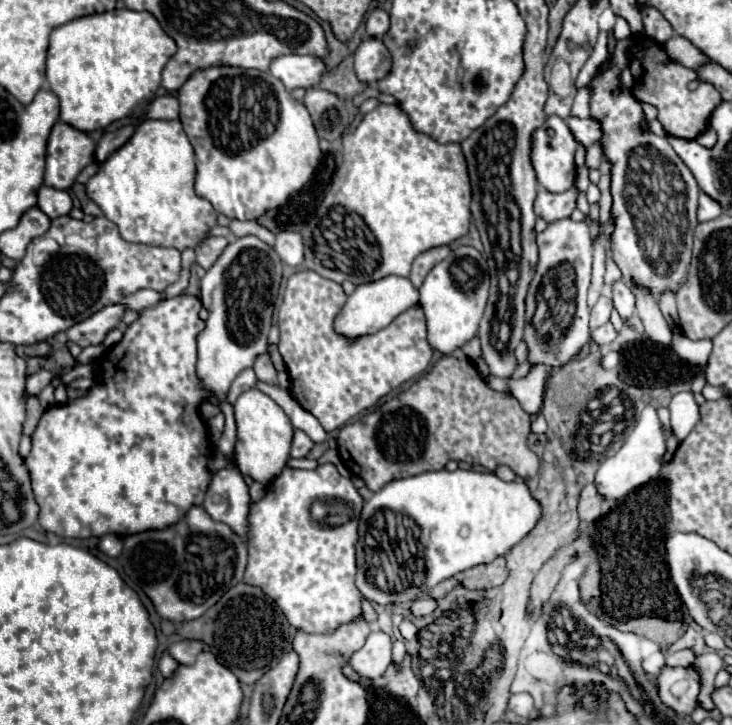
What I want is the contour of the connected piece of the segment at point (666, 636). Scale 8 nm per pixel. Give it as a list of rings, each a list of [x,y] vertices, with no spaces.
[[[636,618],[634,624],[620,624],[618,630],[622,632],[632,632],[642,638],[650,638],[658,642],[660,650],[668,650],[670,644],[674,644],[684,632],[686,624],[682,622],[666,622],[662,618]]]

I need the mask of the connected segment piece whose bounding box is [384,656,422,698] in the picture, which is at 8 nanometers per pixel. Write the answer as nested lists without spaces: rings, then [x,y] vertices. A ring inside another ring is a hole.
[[[406,656],[404,664],[402,664],[402,672],[396,672],[394,666],[390,666],[390,670],[386,672],[386,678],[388,678],[388,684],[384,686],[384,692],[392,694],[392,696],[402,696],[402,698],[412,696],[422,686],[422,682],[410,670],[410,656]]]

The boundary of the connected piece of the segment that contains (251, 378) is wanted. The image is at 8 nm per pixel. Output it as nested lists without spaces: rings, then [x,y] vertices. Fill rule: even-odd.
[[[252,368],[242,370],[242,374],[238,374],[238,378],[232,382],[232,386],[230,386],[228,394],[226,394],[226,402],[234,406],[236,398],[238,398],[242,392],[246,392],[246,390],[254,388],[254,384],[256,384],[256,382],[258,382],[258,378],[256,378],[256,374],[254,374],[254,370],[252,370]]]

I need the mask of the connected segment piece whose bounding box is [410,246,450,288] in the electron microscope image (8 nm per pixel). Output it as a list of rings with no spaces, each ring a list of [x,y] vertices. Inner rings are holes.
[[[436,246],[436,248],[422,252],[412,264],[412,272],[410,272],[412,284],[418,288],[422,284],[422,278],[428,274],[430,266],[442,262],[442,258],[446,258],[446,254],[450,254],[450,246]]]

